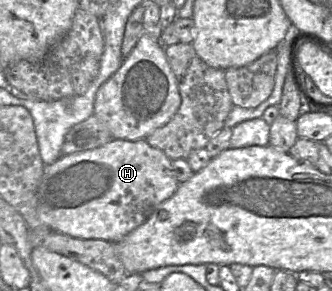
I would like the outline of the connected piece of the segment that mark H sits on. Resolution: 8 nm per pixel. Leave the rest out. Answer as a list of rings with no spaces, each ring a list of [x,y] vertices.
[[[112,139],[98,148],[62,155],[54,163],[44,166],[44,172],[36,190],[36,208],[42,223],[53,231],[79,239],[100,239],[109,242],[119,242],[142,225],[162,202],[172,197],[179,185],[172,169],[172,161],[161,150],[150,146],[145,139],[136,141]]]

